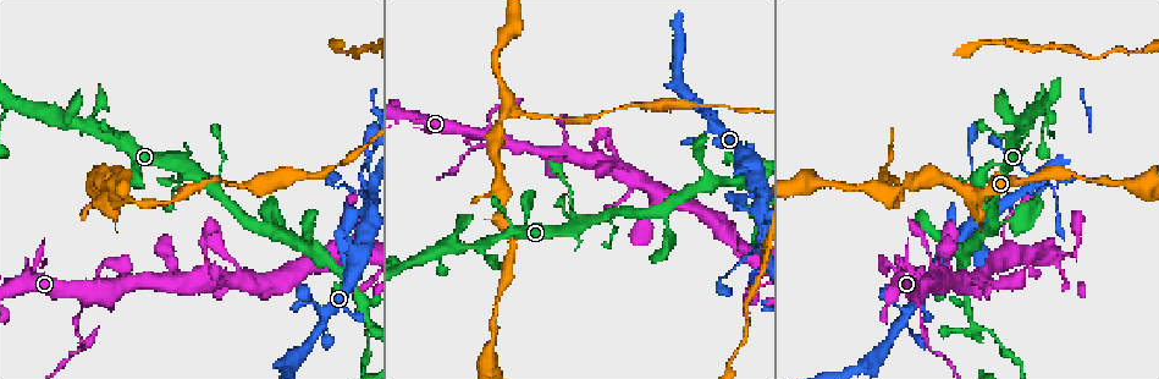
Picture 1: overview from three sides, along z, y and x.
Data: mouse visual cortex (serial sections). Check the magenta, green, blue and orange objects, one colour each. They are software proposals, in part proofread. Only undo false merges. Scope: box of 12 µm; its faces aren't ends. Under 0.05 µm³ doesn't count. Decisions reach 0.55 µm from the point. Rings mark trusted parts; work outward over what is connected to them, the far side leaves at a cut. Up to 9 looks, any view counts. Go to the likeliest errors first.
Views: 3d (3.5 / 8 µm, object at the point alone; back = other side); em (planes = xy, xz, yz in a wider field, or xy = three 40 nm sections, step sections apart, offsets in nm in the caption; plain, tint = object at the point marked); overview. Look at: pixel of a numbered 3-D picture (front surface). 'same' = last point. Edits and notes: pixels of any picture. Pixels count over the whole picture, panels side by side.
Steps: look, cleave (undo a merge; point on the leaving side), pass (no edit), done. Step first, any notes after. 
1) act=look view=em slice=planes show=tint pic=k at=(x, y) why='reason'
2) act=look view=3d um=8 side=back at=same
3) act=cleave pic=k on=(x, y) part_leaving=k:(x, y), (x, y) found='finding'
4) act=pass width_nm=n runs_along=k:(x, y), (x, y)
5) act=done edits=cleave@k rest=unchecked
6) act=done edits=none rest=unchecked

act=look view=3d um=3.5 pic=1 at=(82, 312)

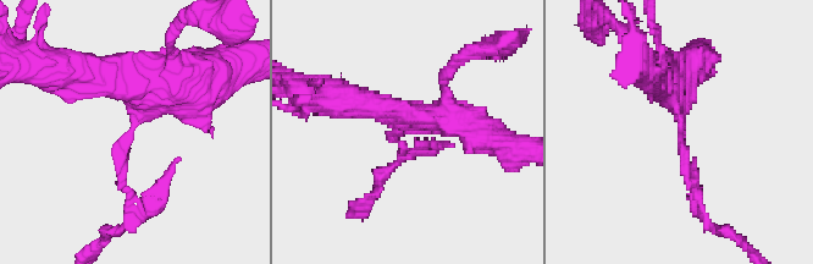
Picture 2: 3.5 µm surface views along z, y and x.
act=look view=em slice=planes show=tint pic=2 at=(134, 130) arm_widths_nm=100,350 why='shape alone is not enough'

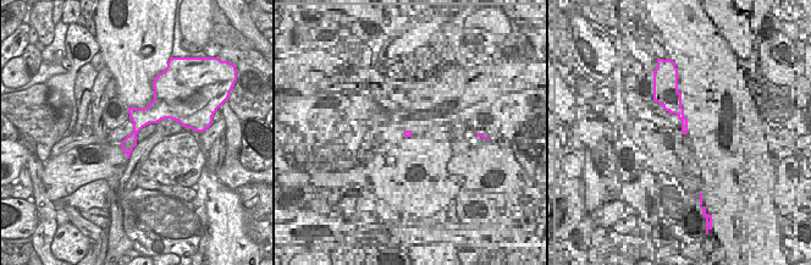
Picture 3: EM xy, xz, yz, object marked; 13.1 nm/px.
act=cleave pic=2 on=(687, 169) border=3:(132, 132), (136, 136) found='two cells meet here'

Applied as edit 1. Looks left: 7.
act=look view=overview

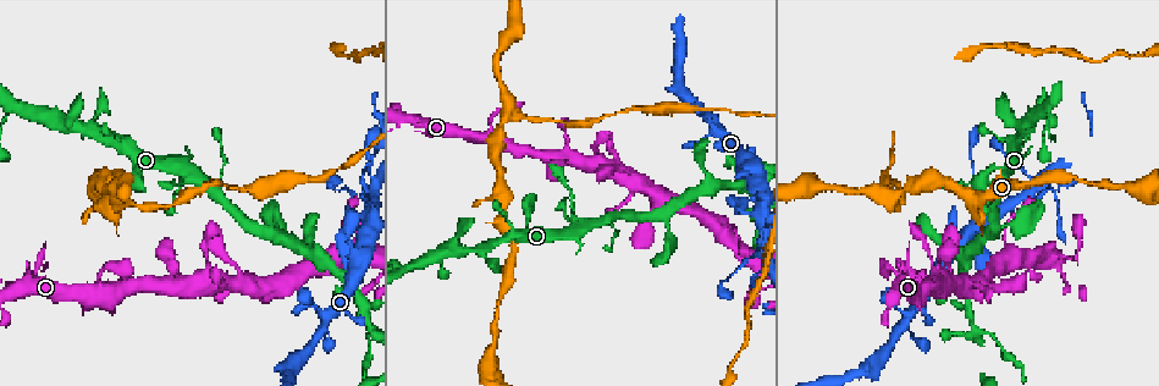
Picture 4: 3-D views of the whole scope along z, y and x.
act=look view=em slice=xy step=5 show=tint pic=4 at=(736, 185) why='arms part here'

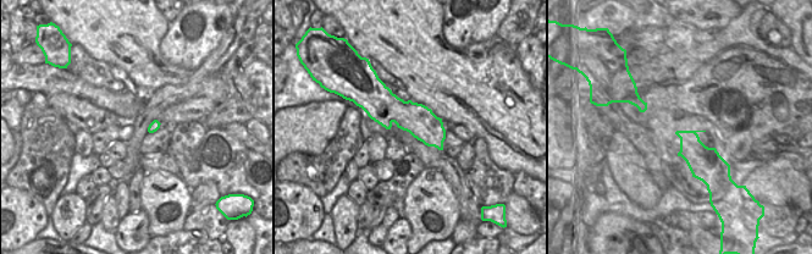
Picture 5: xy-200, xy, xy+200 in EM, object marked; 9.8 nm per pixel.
act=look view=3d um=3.5 at=same why='wider look'

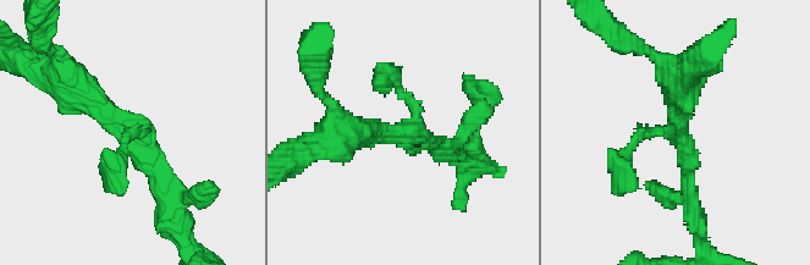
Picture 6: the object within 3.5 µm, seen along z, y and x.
act=pass runs_along=5:(365, 100), (410, 116), (440, 145) found='one cell here'

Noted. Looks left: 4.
act=look view=em slice=planes show=tint pic=4 at=(897, 308) why='abrupt turn'

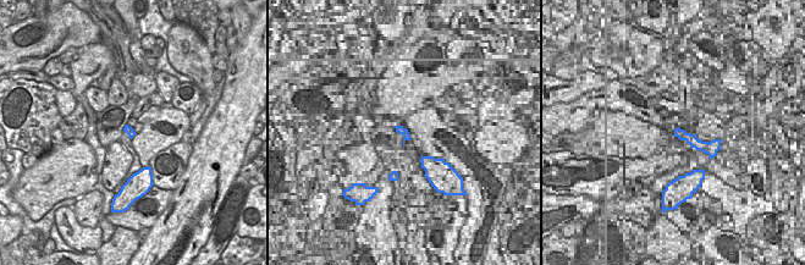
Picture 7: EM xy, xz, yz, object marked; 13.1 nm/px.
act=look view=3d um=3.5 at=same why='see where the arms go'

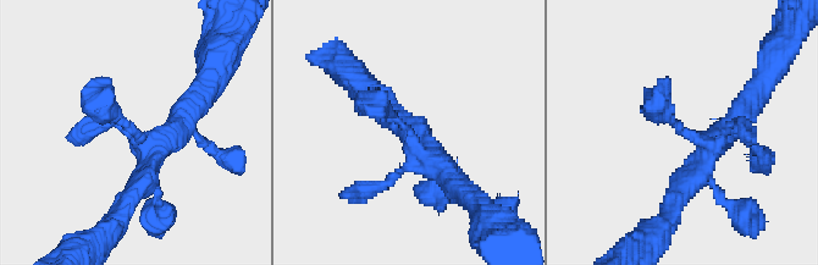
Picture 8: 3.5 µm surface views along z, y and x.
act=pass runs_along=8:(449, 176), (377, 104), (370, 117) found='continuous, no second cell'

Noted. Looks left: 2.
act=look view=3d um=8 pic=4 at=(555, 121) why='a narrow waist'

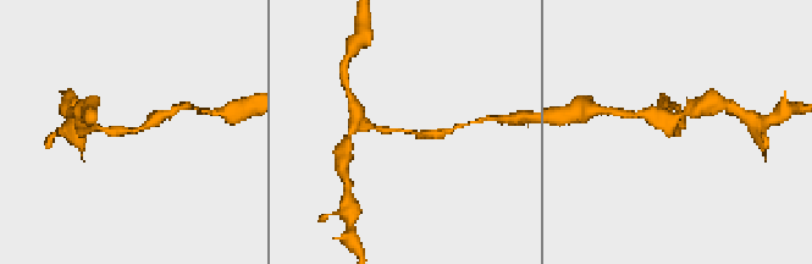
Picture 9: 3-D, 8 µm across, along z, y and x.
act=look view=em slice=planes show=tint pic=9 at=(406, 131) arm_widths_nm=200,250 why='shape alone is not enough'

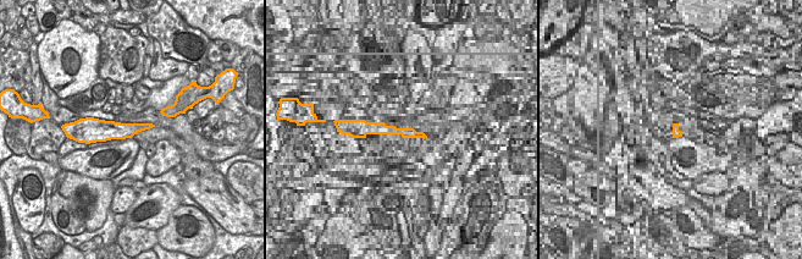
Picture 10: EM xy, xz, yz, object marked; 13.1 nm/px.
act=pass runs_along=10:(147, 126), (130, 130), (89, 127) found='all the same cell'

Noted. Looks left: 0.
act=done edits=cleave@2 rest=unchecked

